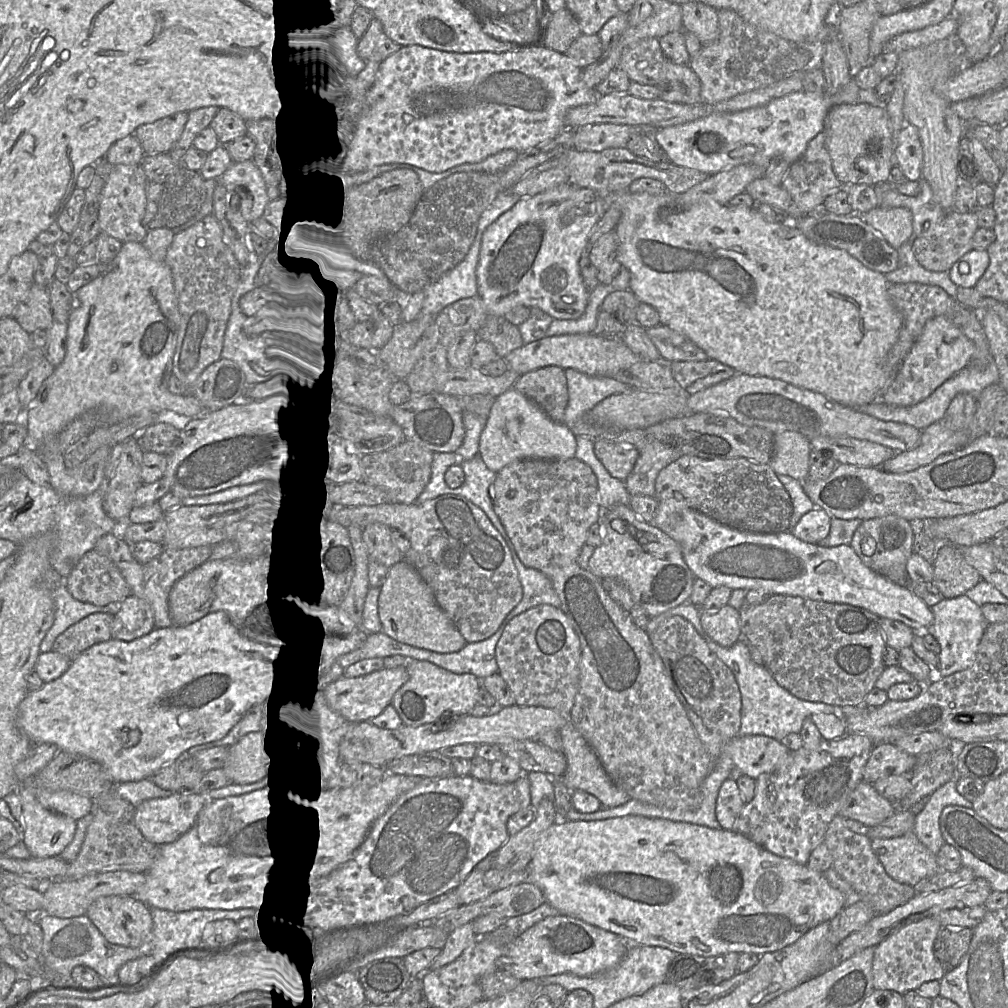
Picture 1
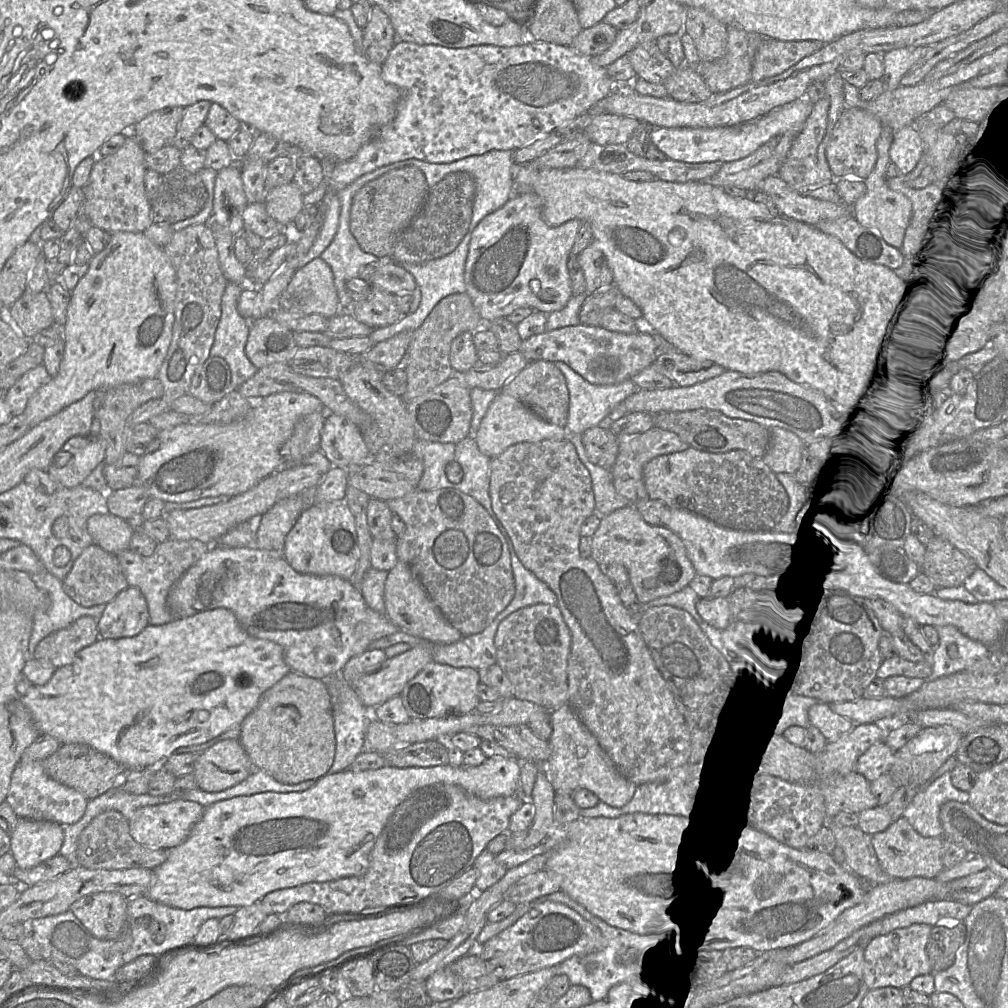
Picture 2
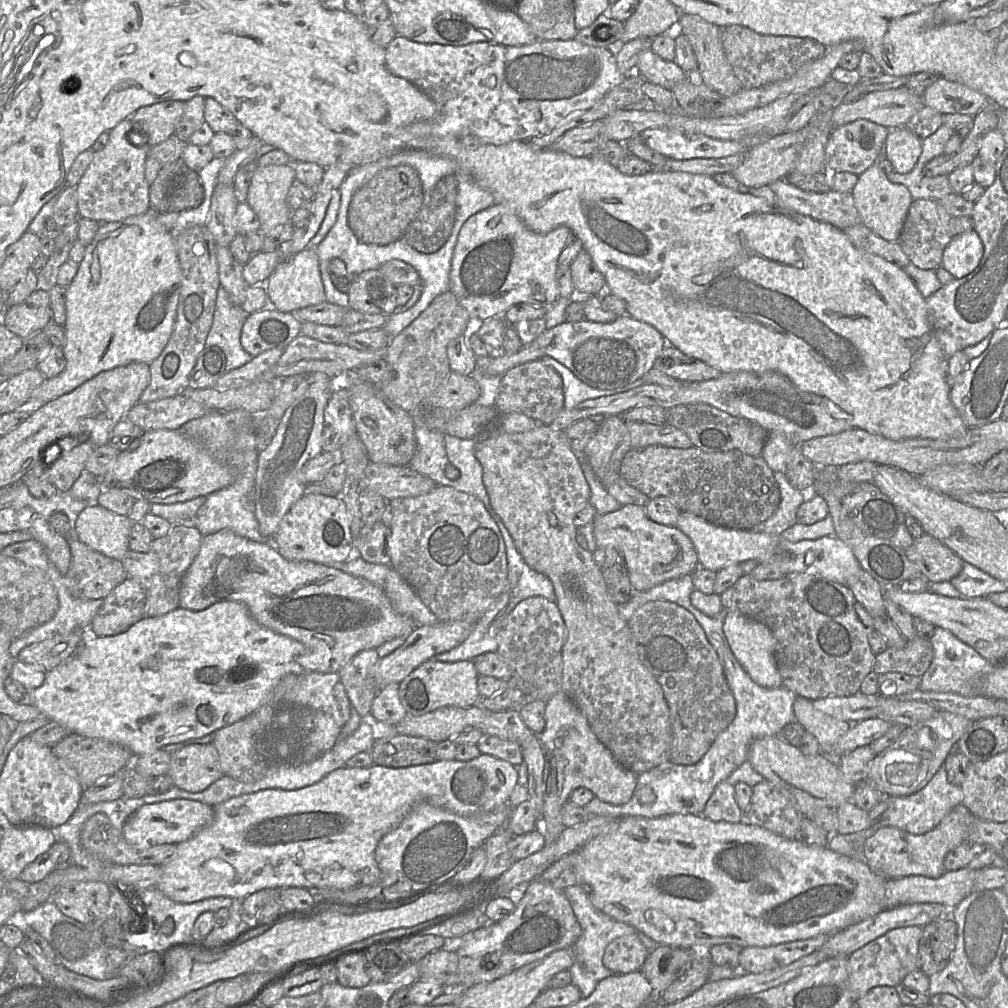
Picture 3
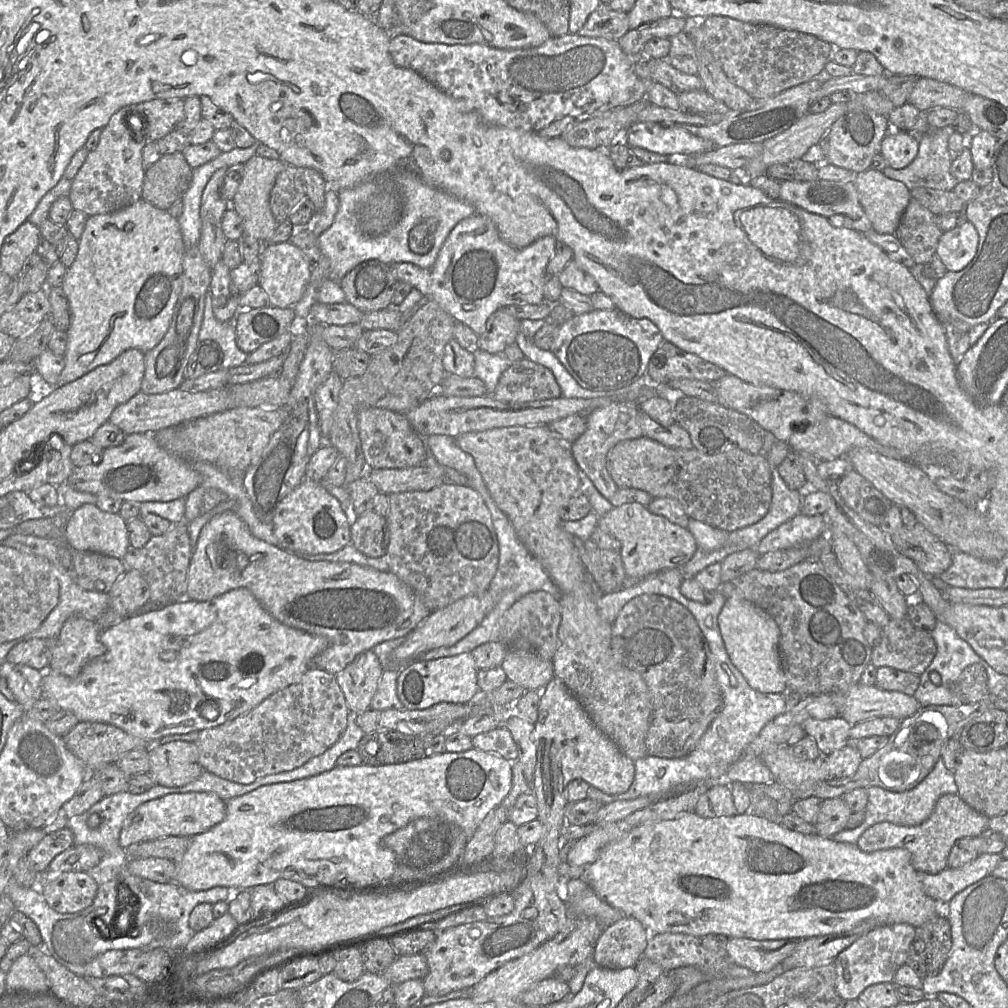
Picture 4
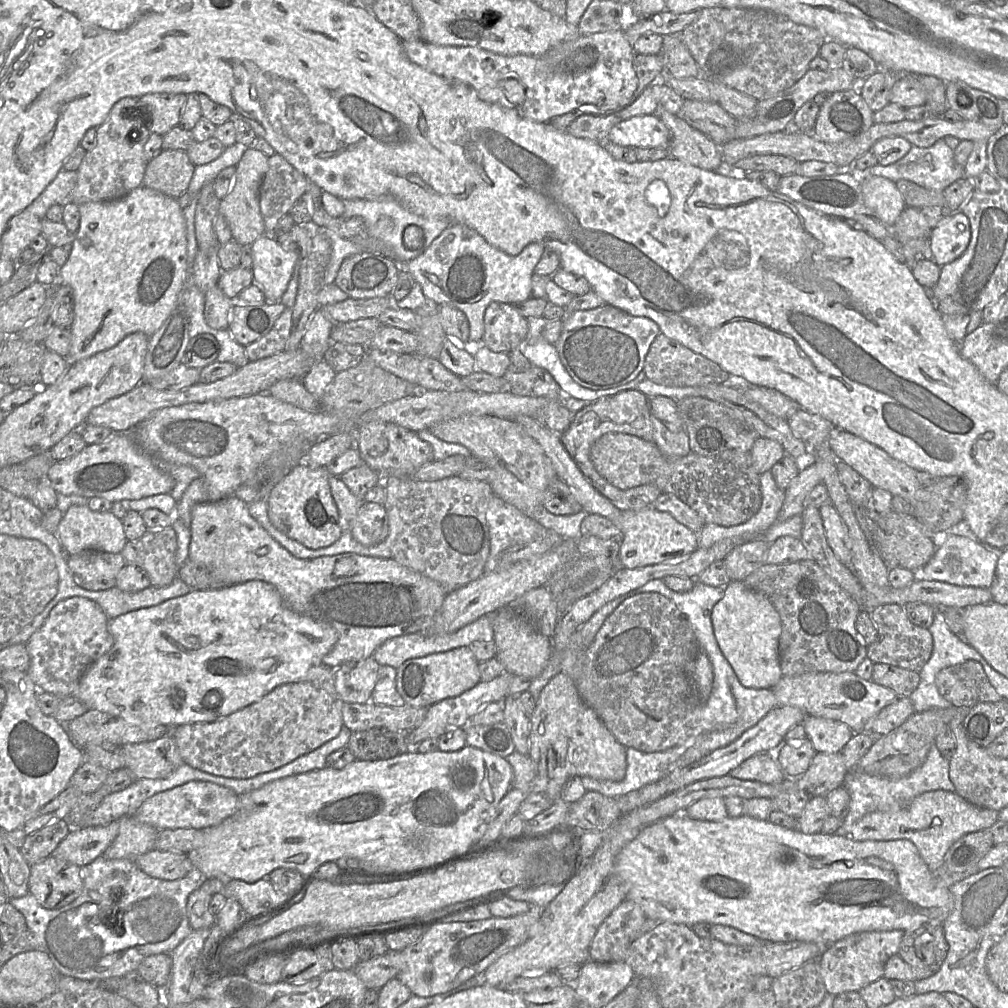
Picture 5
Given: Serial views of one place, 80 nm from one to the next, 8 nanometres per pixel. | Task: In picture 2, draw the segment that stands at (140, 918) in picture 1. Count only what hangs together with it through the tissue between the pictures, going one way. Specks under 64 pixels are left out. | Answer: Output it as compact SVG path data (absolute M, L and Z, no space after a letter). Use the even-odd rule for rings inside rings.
M114 892L86 895L75 901L70 912L97 938L118 938L127 924L127 900Z

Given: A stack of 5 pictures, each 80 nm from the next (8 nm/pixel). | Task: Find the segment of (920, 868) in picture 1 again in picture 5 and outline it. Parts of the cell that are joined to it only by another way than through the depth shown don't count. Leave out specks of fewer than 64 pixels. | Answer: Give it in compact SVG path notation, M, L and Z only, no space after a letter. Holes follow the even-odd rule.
M933 790L920 794L905 808L897 812L870 812L856 822L850 831L855 841L889 841L907 839L918 849L928 868L938 873L944 867L949 848L962 836L989 829L998 820L998 811L975 806L956 792Z

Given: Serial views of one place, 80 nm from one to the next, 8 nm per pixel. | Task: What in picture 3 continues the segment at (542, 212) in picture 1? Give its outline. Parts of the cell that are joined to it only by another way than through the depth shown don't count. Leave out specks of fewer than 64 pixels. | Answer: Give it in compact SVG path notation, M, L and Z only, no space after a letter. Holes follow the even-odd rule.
M494 204L472 215L462 225L451 261L449 291L469 313L473 327L484 320L504 316L516 304L528 303L548 308L559 298L556 276L559 256L572 238L573 233L567 226L557 227L547 233L534 232L510 207Z

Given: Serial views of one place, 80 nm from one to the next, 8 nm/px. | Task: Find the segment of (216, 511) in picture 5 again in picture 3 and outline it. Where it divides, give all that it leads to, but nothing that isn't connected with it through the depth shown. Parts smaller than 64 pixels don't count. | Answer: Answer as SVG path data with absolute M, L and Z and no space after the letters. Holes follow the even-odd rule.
M223 529L213 534L203 536L198 554L190 567L184 573L180 591L179 607L199 611L224 600L243 603L252 617L262 626L273 630L281 635L288 636L304 646L304 651L296 659L296 670L311 671L319 673L338 673L355 655L363 650L375 649L385 642L397 638L406 638L415 628L414 621L405 615L395 611L384 588L375 585L363 578L353 576L337 568L310 561L290 561L285 559L272 544L259 543L235 534L231 530Z

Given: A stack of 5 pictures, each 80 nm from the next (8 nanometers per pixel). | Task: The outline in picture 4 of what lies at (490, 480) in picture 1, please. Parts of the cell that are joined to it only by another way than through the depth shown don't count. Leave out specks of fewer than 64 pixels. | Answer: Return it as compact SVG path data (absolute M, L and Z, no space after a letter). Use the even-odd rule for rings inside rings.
M431 434L422 439L424 445L428 445L431 454L442 466L455 469L467 479L467 486L474 489L483 499L486 507L490 510L487 497L488 490L482 476L476 466L473 457L463 451L454 437L440 434Z

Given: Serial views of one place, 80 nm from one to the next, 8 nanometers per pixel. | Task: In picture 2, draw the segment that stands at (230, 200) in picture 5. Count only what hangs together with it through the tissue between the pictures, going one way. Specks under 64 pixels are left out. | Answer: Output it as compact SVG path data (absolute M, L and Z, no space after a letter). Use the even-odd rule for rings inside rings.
M294 182L270 189L264 204L269 216L286 225L291 225L305 207L303 193Z

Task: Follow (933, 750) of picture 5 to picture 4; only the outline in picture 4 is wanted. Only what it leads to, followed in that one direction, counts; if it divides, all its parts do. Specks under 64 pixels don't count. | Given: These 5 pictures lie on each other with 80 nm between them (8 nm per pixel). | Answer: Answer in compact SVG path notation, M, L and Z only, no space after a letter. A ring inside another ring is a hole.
M942 757L938 759L932 771L914 788L895 792L878 786L866 789L868 803L865 808L865 818L861 825L853 829L844 829L831 838L837 842L857 845L857 841L866 829L879 822L890 822L903 826L917 826L927 820L932 814L938 799L944 794L958 794L953 773L945 766Z

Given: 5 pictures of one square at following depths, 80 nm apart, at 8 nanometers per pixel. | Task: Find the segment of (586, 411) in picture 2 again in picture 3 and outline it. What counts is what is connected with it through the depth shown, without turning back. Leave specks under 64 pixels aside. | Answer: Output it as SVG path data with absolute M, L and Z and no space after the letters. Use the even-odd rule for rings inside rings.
M543 355L540 360L544 364L554 368L561 376L565 398L565 409L572 409L585 400L595 399L603 396L610 396L631 390L640 386L642 384L642 381L644 380L643 377L639 378L633 383L625 386L624 388L596 389L583 383L573 374L572 371L570 371L567 367L565 367L557 360L545 355Z

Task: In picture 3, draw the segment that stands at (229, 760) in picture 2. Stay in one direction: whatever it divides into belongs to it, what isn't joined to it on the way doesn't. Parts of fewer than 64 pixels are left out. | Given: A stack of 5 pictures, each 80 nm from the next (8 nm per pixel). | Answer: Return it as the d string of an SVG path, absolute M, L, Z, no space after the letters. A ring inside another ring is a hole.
M212 743L186 745L172 752L170 756L167 776L173 787L189 792L201 792L225 776Z

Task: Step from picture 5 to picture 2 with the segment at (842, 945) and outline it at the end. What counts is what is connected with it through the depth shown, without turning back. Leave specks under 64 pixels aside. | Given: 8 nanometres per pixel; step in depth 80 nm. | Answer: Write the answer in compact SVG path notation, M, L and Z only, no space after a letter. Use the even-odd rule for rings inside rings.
M912 924L871 940L864 947L863 976L868 989L888 986L902 989L910 986L911 981L917 976L934 974L926 952L931 929L932 926L929 924Z

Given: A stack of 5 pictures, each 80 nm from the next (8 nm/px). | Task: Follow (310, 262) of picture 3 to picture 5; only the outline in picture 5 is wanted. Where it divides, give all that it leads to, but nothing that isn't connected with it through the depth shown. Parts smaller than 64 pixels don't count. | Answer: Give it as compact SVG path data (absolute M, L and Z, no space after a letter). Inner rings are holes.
M271 234L260 236L251 248L253 282L264 293L266 302L281 303L300 259L299 253L283 248Z

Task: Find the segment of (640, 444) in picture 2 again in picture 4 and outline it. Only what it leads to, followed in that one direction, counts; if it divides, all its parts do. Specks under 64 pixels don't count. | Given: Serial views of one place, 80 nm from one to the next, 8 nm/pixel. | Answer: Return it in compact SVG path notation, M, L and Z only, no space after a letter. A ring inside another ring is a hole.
M614 401L605 407L600 407L588 412L586 416L586 429L584 433L569 445L571 454L581 472L593 483L599 493L606 498L613 507L629 503L639 503L647 507L653 497L647 492L634 488L618 487L611 478L606 467L606 456L609 450L617 443L624 440L640 437L650 438L667 447L690 450L693 448L689 433L678 424L664 427L640 412L639 403Z

